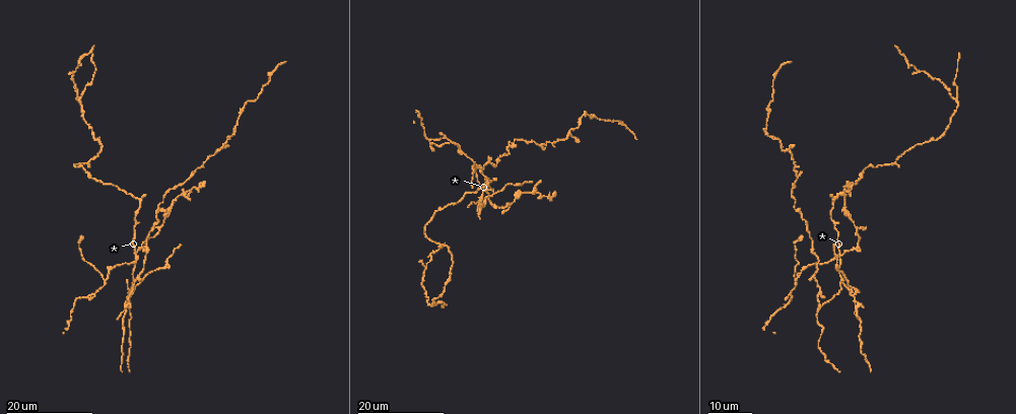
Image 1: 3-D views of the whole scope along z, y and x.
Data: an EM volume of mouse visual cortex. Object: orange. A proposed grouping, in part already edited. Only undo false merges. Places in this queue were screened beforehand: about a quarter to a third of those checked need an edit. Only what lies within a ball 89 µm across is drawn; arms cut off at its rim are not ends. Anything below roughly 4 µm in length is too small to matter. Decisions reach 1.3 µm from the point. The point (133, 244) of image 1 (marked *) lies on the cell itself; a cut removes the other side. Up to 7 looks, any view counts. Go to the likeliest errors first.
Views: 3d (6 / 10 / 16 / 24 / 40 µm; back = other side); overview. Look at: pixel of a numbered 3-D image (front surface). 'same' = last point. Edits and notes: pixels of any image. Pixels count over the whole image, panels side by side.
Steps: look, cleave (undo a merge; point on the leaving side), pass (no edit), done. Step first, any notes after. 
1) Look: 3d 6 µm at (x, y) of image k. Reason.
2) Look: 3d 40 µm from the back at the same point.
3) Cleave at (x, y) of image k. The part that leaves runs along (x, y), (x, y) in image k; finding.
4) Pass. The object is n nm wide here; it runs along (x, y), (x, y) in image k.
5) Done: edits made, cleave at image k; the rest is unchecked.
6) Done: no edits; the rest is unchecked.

Look: 3d 24 µm at (840, 254) of image 1. Four or more arms meet.

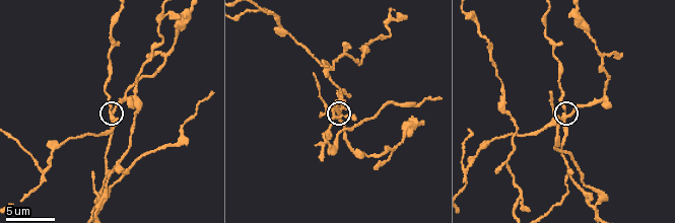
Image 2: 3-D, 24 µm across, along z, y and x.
Look: 3d 10 µm at (564, 117) of image 2.

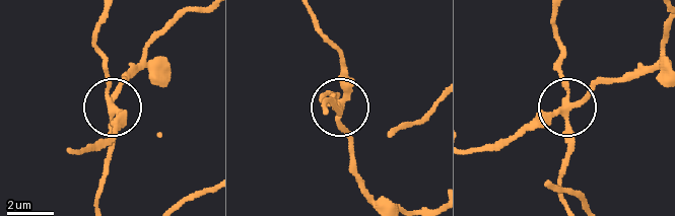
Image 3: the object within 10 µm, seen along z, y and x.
Cleave at (117, 127) of image 3. 4 arms meet here; the part that leaves runs along (564, 109), (537, 116), (491, 147), (473, 149) in image 3; two cells meet here.

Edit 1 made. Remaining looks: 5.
Look: overview.

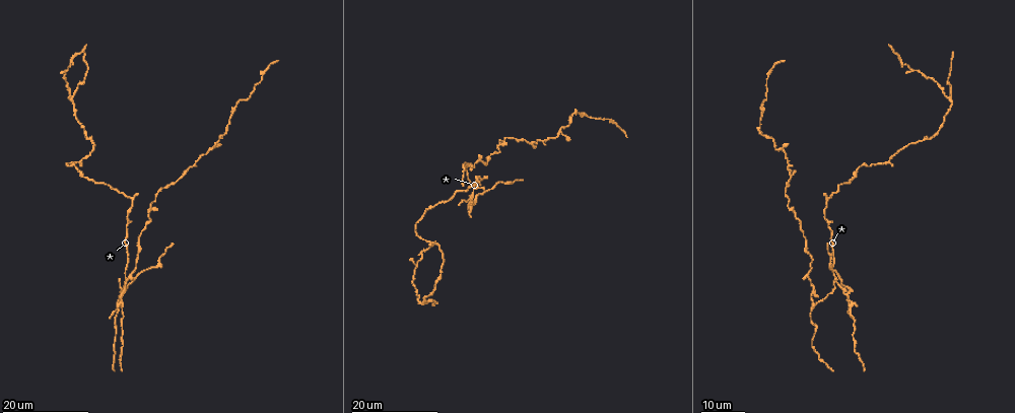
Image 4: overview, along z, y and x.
Look: 3d 16 µm at (850, 300) of image 4. A fork.

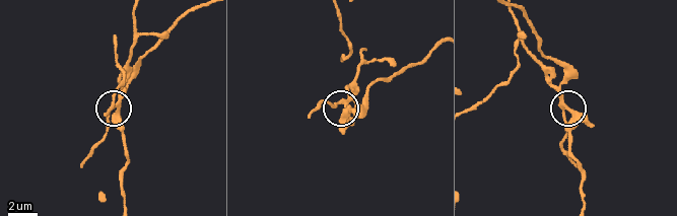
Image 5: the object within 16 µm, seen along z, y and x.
Look: 3d 6 µm at (117, 110) of image 5. Closer look.

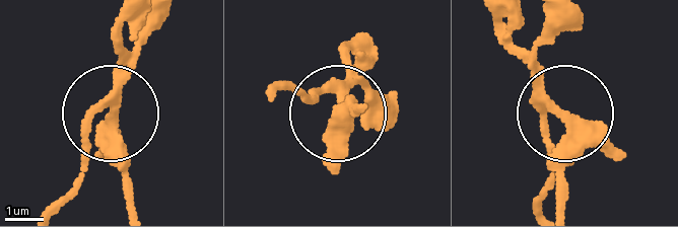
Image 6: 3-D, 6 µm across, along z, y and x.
Cleave at (553, 33) of image 6. 3 arms meet here; the part that leaves runs along (536, 81), (545, 16) in image 6; a second cell is stuck on.

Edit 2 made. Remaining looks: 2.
Done: edits made, cleave at image 3, cleave at image 6; the rest is unchecked.

